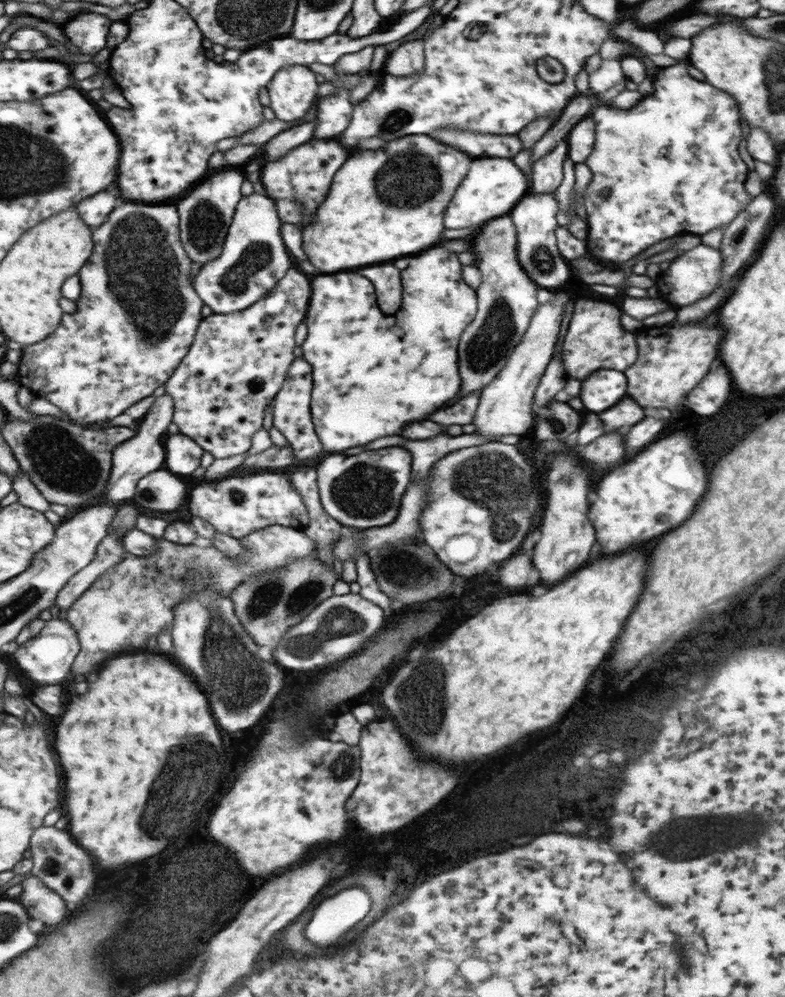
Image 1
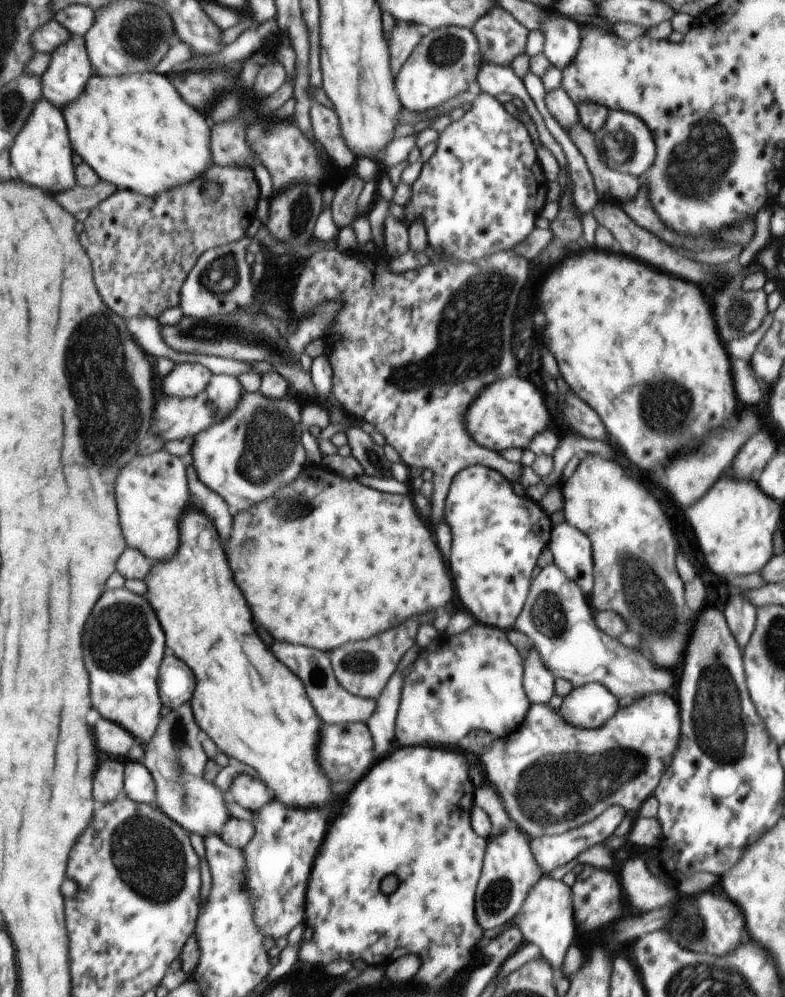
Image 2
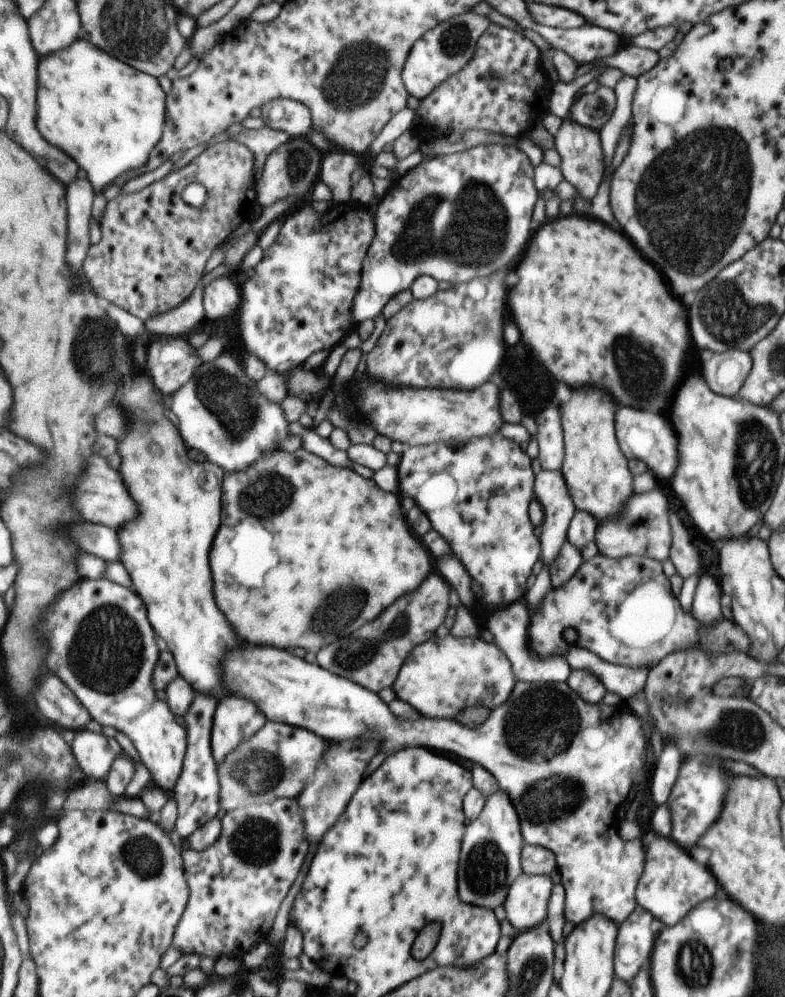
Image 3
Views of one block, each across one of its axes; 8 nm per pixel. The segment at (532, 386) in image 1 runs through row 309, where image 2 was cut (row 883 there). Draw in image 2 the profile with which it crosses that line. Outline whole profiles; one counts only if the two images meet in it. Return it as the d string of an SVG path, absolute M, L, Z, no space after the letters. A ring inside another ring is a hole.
M546 876L540 883L537 883L532 891L529 892L528 898L525 900L525 904L522 907L520 914L517 915L517 919L514 920L514 924L510 926L518 926L524 936L524 942L536 944L540 948L541 956L544 960L548 961L550 965L554 966L554 972L556 976L554 980L562 978L562 964L565 963L565 954L569 950L569 946L576 941L576 913L572 912L572 893L573 889L568 888L564 882L555 880Z

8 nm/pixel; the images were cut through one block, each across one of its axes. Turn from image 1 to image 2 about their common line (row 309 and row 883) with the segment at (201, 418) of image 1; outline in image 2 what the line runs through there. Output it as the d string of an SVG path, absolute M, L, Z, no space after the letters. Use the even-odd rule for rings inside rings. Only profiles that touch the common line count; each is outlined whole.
M274 800L270 804L256 812L252 824L256 826L254 840L244 848L246 860L249 860L248 880L250 896L254 901L254 918L260 930L266 936L272 936L275 940L286 938L292 934L294 928L298 928L306 920L306 904L308 903L308 886L317 864L320 848L328 834L328 818L318 810L294 810L282 804L280 800Z

